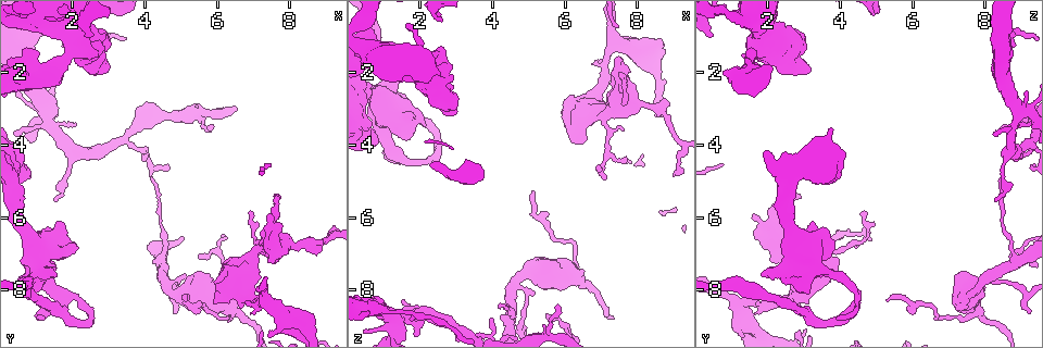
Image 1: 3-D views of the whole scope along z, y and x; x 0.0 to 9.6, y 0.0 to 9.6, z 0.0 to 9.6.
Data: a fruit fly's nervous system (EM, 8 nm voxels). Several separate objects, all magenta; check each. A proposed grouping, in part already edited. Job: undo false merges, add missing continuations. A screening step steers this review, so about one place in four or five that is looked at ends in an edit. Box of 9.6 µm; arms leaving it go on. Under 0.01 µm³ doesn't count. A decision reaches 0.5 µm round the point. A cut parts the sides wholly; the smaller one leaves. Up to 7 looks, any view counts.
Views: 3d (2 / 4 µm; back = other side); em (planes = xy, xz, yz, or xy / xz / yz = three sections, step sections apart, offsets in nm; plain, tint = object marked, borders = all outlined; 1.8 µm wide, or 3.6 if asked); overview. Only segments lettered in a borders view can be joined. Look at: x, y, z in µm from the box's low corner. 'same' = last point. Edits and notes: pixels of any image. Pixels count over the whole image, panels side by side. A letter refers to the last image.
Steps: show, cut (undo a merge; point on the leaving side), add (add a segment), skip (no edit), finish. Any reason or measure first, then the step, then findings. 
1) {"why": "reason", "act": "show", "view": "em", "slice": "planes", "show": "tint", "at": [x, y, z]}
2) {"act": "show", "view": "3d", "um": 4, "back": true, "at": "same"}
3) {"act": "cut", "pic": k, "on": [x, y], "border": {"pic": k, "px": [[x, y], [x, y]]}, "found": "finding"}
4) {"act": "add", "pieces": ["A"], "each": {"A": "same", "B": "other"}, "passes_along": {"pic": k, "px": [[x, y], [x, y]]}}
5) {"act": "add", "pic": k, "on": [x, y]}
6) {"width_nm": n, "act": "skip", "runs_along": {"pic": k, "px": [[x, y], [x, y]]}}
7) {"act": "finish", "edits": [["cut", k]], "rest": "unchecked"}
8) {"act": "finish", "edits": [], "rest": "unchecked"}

{"why": "branch stops here", "act": "show", "view": "em", "slice": "planes", "show": "borders", "at": [1.55, 7.55, 1.85]}

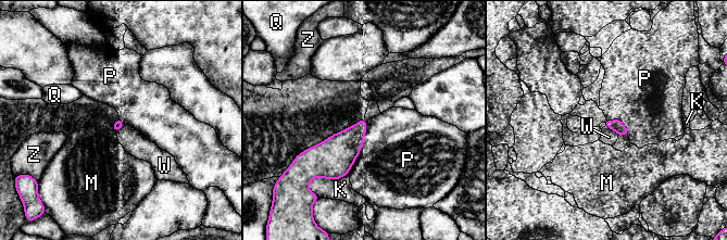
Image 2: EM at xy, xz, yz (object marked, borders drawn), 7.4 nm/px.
{"longest_contact_nm": ["P", 420], "act": "add", "pic": 2, "on": [609, 137], "each": {"K": "other", "M": "other", "P": "other", "Q": "other", "W": "same", "Z": "other"}, "found": "it goes on there"}

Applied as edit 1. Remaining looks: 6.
{"why": "calibre changes", "act": "show", "view": "em", "slice": "xy", "step": 8, "show": "tint", "at": [7.15, 6.80, 3.50]}

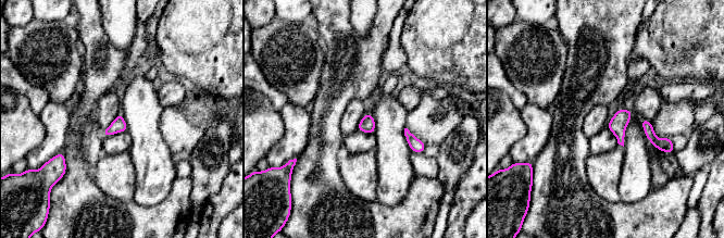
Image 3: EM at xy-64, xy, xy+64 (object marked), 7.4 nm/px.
{"why": "another direction", "act": "show", "view": "em", "slice": "yz", "step": 4, "show": "tint", "at": "same"}

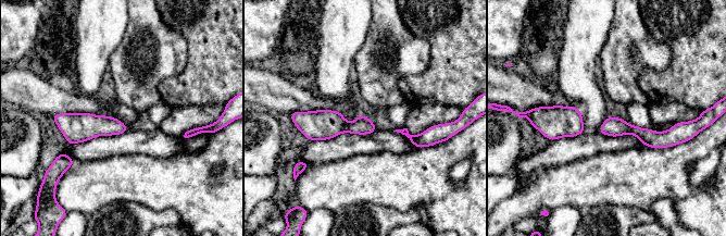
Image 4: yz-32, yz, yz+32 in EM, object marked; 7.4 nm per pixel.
{"act": "show", "view": "em", "slice": "yz", "step": 4, "show": "borders", "at": "same"}

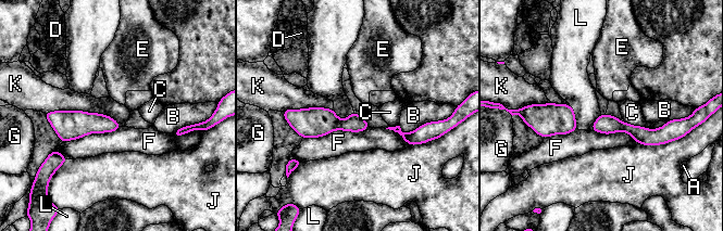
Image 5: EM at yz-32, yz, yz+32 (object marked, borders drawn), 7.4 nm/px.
{"act": "skip", "each": {"A": "other", "B": "other", "C": "other", "D": "other", "E": "other", "F": "other", "G": "other", "J": "other", "K": "other", "L": "other"}, "border": {"pic": 5, "px": [[45, 112], [98, 112], [122, 126]]}, "found": "continuous, no second cell"}

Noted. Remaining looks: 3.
{"why": "long arm stops here", "act": "show", "view": "em", "slice": "yz", "step": 8, "show": "tint", "at": [5.15, 8.30, 5.30]}

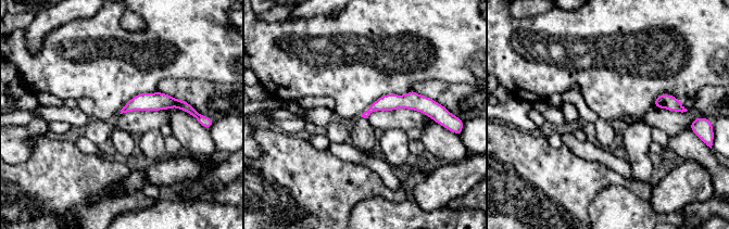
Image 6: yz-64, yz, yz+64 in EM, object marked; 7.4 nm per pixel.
{"act": "show", "view": "em", "slice": "planes", "show": "borders", "at": "same"}

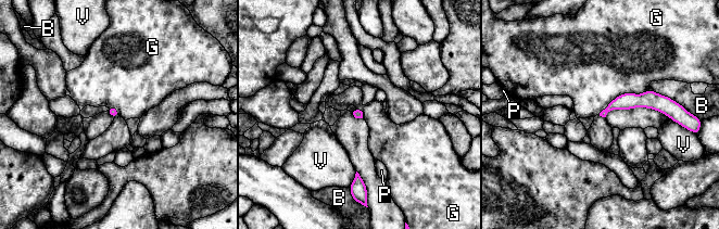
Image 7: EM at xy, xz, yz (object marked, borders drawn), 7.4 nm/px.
{"longest_contact_nm": ["G", 420], "act": "skip", "each": {"B": "other", "G": "other", "P": "other", "V": "other"}, "runs_along": {"pic": 7, "px": [[610, 106], [656, 101], [668, 109]]}, "found": "none of them fits"}

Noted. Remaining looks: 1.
{"act": "finish", "edits": [["add", 2]], "rest": "unchecked"}

